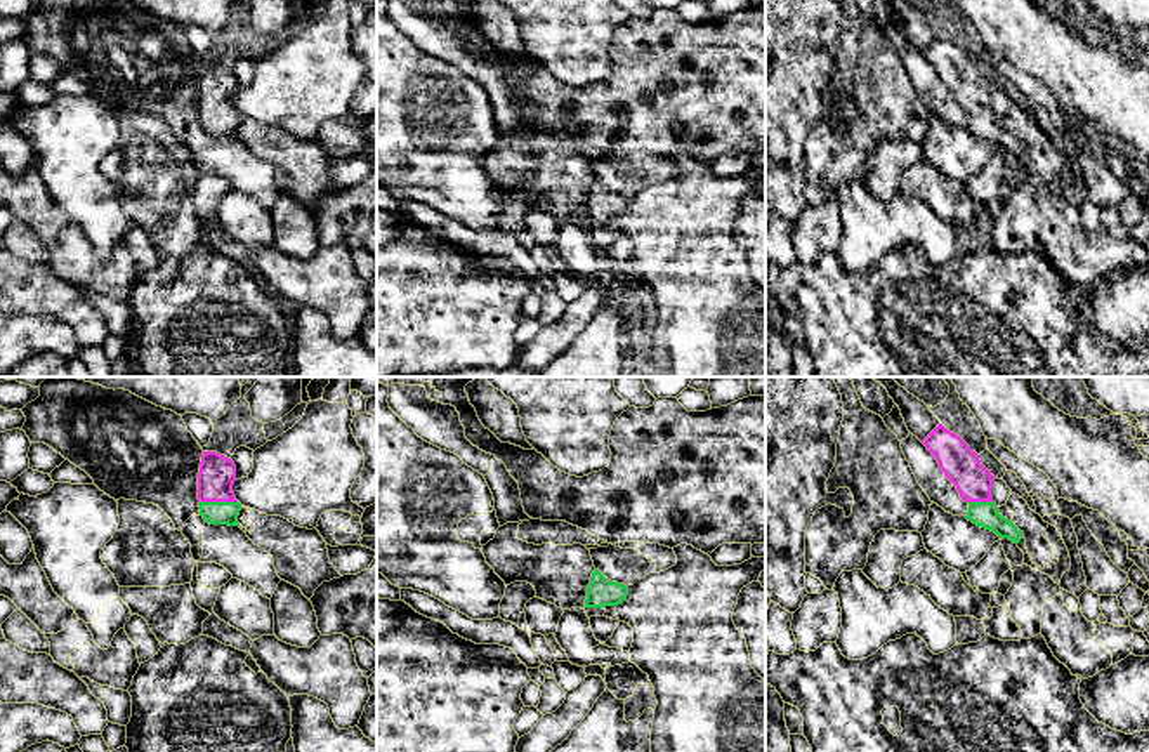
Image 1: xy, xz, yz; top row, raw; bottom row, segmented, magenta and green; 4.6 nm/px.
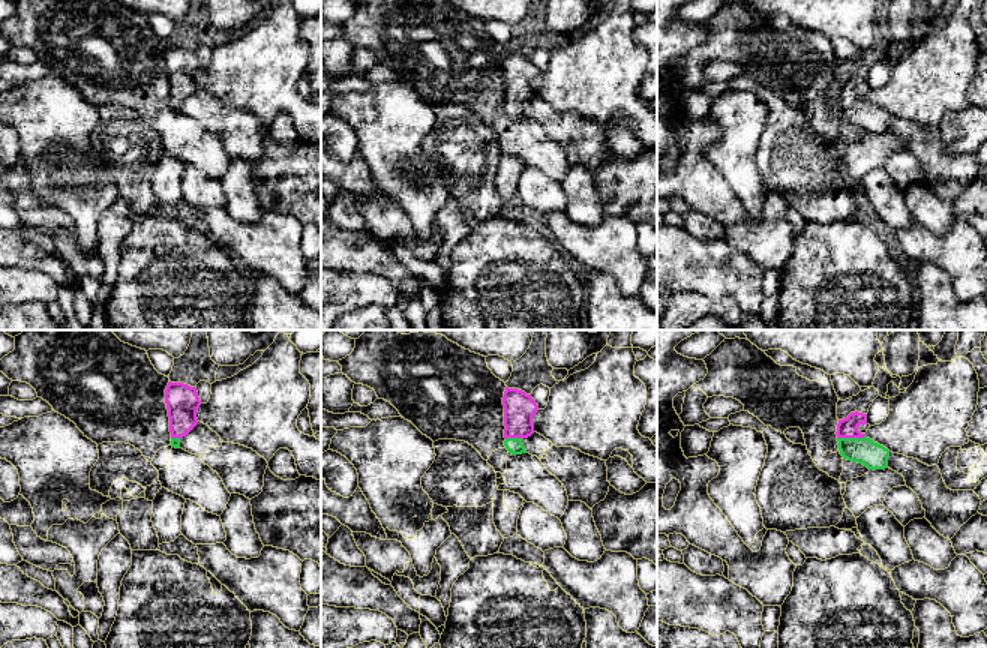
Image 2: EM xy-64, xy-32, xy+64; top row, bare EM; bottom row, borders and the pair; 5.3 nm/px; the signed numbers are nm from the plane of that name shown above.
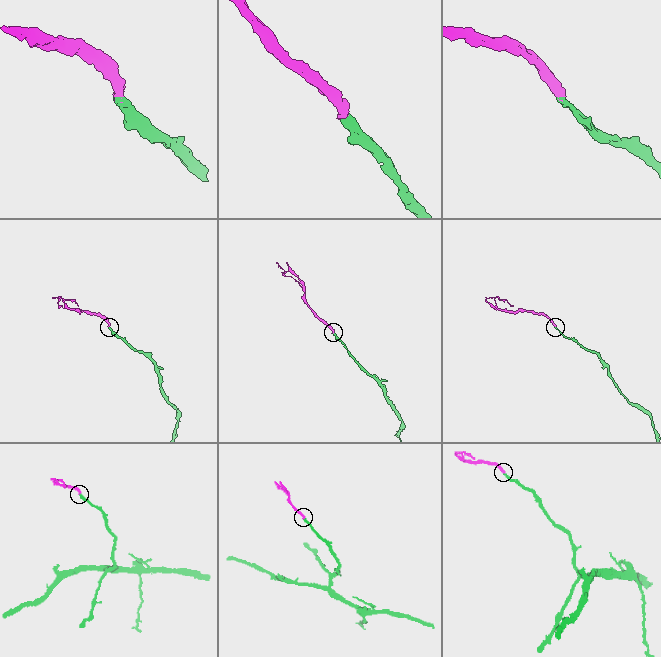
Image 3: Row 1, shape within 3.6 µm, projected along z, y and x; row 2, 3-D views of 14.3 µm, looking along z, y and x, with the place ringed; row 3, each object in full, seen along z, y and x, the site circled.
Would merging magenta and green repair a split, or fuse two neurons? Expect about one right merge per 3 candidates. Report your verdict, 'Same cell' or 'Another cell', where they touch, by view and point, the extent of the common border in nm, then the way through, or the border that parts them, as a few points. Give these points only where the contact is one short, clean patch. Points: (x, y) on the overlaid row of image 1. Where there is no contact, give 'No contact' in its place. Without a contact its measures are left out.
Same cell. Touches magenta at xy (219, 501). Shared border 180 nm

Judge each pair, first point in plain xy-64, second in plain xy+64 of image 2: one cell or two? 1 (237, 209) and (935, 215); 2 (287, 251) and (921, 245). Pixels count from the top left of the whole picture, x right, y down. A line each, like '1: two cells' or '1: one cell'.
1: one cell
2: one cell

